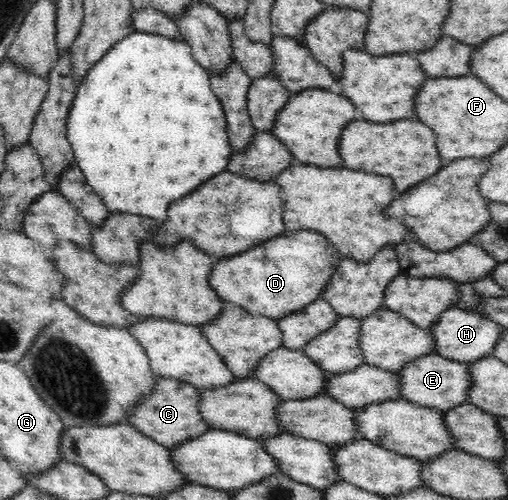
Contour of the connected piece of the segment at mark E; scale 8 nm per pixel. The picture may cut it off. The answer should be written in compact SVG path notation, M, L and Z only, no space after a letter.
M437 353L426 354L412 360L398 372L401 379L401 397L404 400L429 409L441 412L451 410L461 404L469 404L469 390L471 390L471 370L467 363L449 360Z

